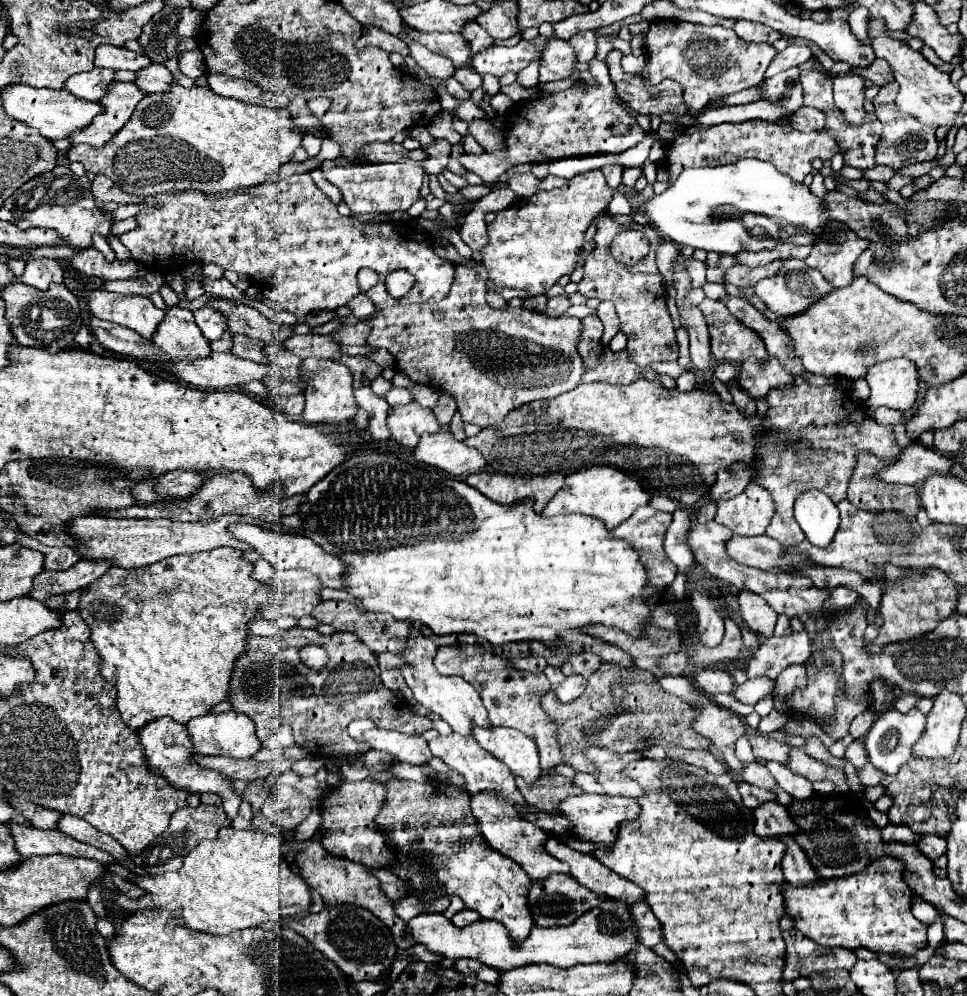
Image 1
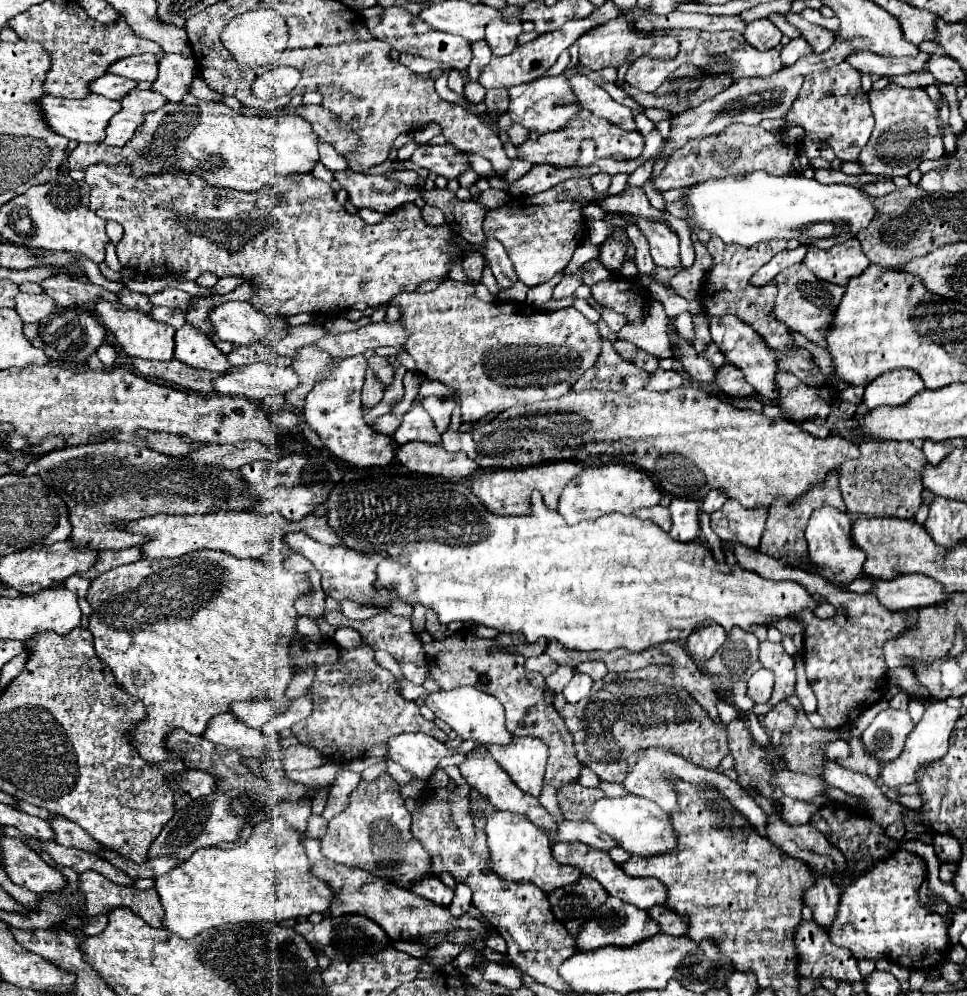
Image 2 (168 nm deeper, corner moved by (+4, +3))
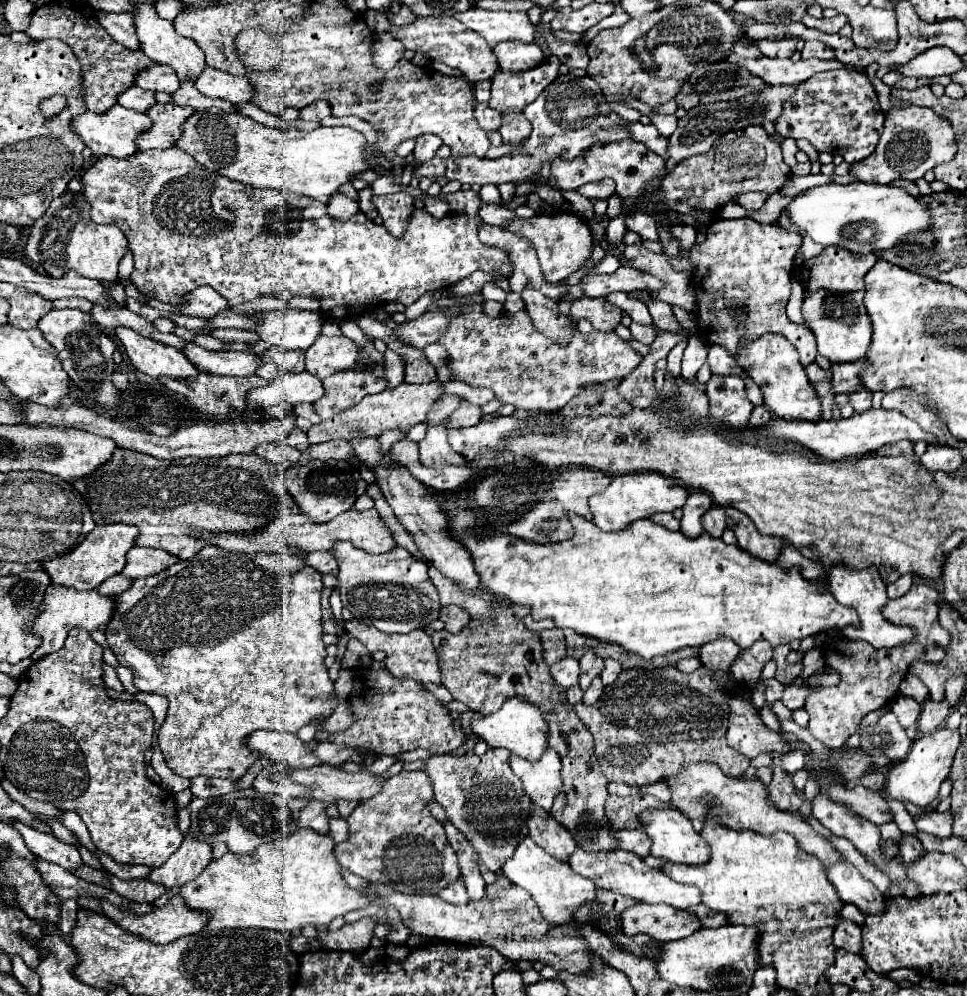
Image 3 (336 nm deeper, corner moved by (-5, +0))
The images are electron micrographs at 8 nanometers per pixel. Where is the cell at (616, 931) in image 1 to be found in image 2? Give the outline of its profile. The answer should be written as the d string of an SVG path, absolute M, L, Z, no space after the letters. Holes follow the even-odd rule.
M610 896L606 900L606 904L602 904L602 906L608 908L604 918L592 918L586 924L580 926L580 934L576 936L576 944L580 946L580 950L592 950L592 948L600 948L600 946L606 946L606 944L632 946L632 944L642 942L644 938L650 938L650 936L660 932L660 926L648 916L646 910L640 910L632 904L626 904L620 898Z

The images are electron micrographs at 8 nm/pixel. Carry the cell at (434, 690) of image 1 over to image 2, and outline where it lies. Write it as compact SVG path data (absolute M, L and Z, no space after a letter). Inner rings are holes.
M460 686L456 690L442 690L424 698L426 706L436 714L436 718L444 720L460 738L474 740L476 744L512 744L514 736L506 728L504 706L490 694L484 694L472 686Z

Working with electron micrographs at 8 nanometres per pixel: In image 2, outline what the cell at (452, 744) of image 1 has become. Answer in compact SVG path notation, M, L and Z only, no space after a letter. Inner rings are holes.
M486 754L484 758L476 758L476 756L468 756L462 766L460 766L462 776L466 778L466 782L476 788L478 792L482 792L494 806L498 806L498 810L508 810L508 812L516 812L526 816L534 826L538 826L544 832L556 832L556 822L554 818L540 806L538 798L532 798L530 794L524 794L516 784L512 784L512 780L508 778L508 774L500 768L500 764L496 764L496 760L492 760L490 754Z

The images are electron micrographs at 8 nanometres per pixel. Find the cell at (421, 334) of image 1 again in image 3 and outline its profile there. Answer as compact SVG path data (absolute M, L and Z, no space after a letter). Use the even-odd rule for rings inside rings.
M471 303L461 313L451 315L447 331L437 343L447 349L447 355L449 355L447 367L451 369L453 381L463 381L471 387L487 387L495 393L495 399L499 403L511 403L517 409L529 409L529 411L561 411L563 405L569 403L577 393L581 393L585 385L605 383L617 377L625 377L643 359L613 331L601 333L593 329L585 337L577 327L573 327L573 341L569 341L569 345L563 347L549 341L549 337L537 331L531 317L525 311L489 317L479 303Z

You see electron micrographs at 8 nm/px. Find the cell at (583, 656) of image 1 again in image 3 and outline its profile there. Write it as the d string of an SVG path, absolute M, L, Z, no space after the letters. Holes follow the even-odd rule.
M607 659L607 661L605 661L605 669L601 671L601 681L603 681L603 685L611 685L611 683L619 677L621 671L623 671L623 667L621 667L619 661Z

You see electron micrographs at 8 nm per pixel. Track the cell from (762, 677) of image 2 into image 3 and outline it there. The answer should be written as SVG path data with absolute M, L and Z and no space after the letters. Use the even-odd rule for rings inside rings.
M789 685L789 687L785 687L783 697L781 697L783 705L789 707L789 709L803 707L803 705L805 705L805 699L807 699L807 689L797 687L797 685Z

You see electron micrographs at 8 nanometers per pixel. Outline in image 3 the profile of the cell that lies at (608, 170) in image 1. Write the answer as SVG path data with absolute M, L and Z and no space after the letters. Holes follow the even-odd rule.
M603 179L603 181L597 181L597 183L581 185L577 189L577 193L585 195L587 199L607 199L615 193L615 185L613 185L613 179Z

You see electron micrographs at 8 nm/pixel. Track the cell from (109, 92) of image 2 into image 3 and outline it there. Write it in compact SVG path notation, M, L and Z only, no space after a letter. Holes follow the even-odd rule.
M137 85L123 91L121 97L117 97L117 101L119 101L119 105L123 105L127 109L135 109L139 113L145 113L155 103L153 91L145 91L145 89L137 87Z

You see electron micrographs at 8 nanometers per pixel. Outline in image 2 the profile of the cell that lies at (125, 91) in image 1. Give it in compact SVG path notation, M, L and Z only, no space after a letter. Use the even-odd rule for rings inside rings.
M132 90L128 98L122 98L122 110L112 116L112 122L108 124L108 134L104 144L108 146L126 146L126 142L134 136L134 132L144 124L144 114L154 112L168 104L168 98L162 94L156 94L152 90Z

